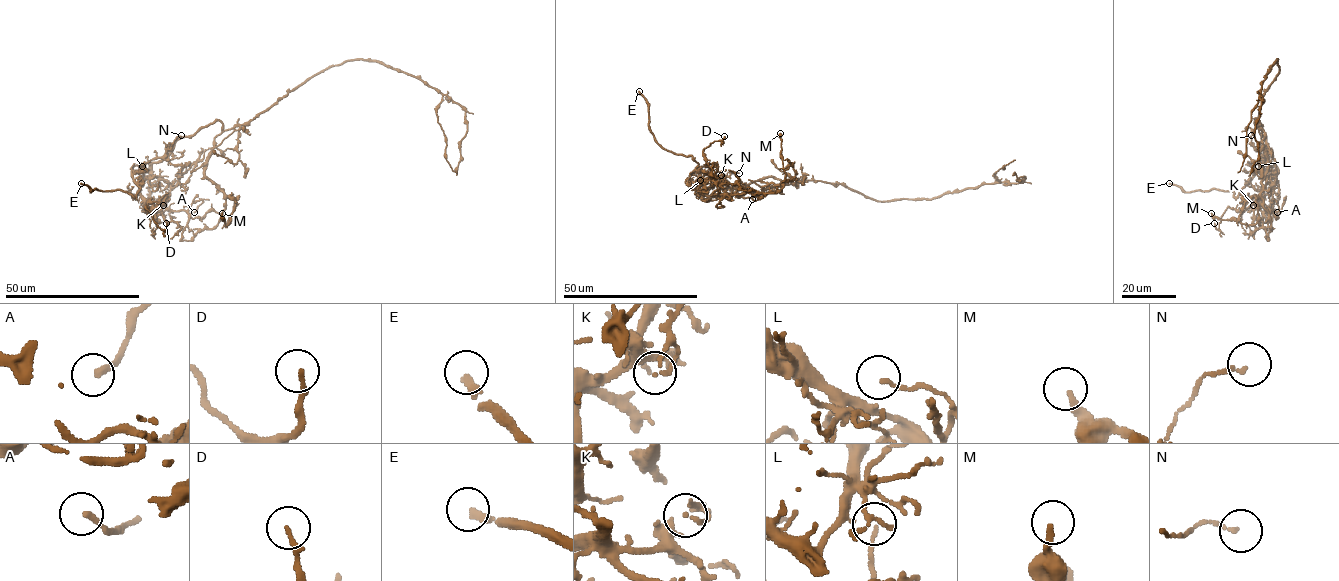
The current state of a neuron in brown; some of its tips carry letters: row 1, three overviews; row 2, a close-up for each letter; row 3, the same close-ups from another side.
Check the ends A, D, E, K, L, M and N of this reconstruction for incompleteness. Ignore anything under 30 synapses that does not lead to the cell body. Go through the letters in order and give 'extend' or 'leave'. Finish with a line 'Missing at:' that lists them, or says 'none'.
A: leave
D: leave
E: extend
K: leave
L: leave
M: leave
N: leave
Missing at: E

